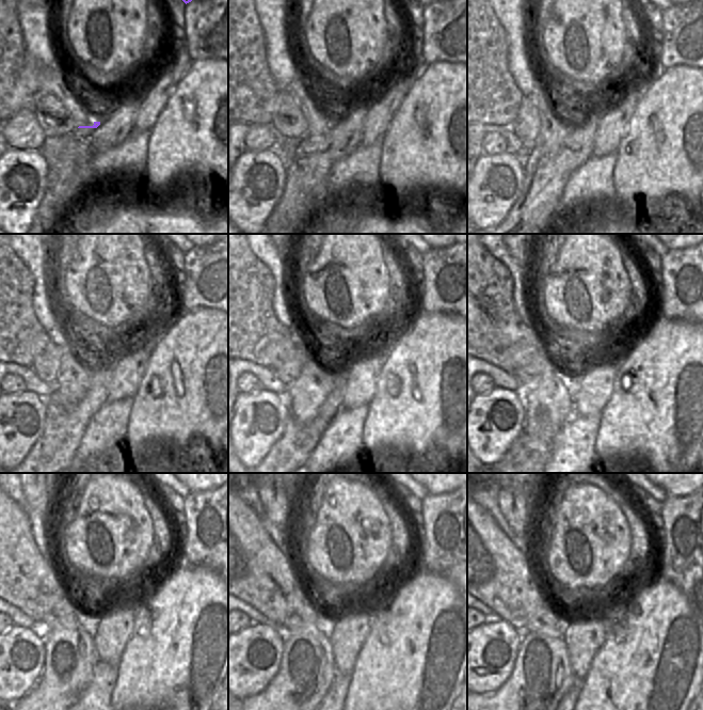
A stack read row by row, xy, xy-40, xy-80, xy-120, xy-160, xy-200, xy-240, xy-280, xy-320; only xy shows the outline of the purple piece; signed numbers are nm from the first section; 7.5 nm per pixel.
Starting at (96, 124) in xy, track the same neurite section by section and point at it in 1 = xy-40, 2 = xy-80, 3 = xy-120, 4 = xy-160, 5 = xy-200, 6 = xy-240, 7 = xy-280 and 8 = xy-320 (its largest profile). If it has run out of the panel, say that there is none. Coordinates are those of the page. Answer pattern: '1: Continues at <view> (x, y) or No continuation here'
1: Continues at xy-40 (313, 129)
2: Continues at xy-80 (550, 133)
3: Continues at xy-120 (73, 381)
4: Continues at xy-160 (305, 396)
5: Continues at xy-200 (547, 405)
6: Continues at xy-240 (69, 652)
7: Continues at xy-280 (306, 671)
8: Continues at xy-320 (542, 675).

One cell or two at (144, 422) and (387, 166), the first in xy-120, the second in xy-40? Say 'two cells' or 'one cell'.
one cell

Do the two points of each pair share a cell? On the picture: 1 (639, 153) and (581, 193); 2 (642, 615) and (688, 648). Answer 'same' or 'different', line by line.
1: different
2: same

